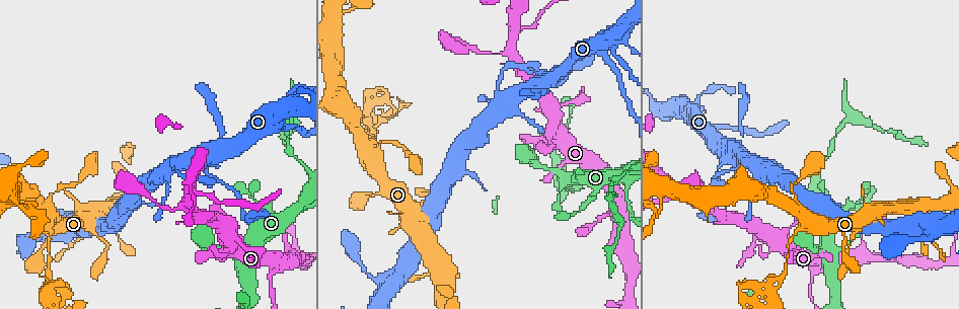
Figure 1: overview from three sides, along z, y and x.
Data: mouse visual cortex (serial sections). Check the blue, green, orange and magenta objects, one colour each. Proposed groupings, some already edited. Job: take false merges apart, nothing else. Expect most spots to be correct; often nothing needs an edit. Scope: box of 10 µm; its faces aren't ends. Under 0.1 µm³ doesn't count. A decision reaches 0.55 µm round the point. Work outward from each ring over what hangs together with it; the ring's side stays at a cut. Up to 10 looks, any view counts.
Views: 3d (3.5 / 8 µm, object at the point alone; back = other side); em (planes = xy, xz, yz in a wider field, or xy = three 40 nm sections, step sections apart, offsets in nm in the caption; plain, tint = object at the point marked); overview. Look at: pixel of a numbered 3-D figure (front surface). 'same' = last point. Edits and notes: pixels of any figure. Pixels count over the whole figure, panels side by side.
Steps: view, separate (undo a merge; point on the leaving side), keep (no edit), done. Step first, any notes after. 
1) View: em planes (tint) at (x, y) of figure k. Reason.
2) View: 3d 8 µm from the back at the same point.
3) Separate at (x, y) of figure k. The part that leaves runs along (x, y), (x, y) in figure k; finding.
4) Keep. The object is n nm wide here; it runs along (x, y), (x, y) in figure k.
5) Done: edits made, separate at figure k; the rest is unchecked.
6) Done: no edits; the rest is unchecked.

View: 3d 3.5 µm at (207, 157) of figure 1.

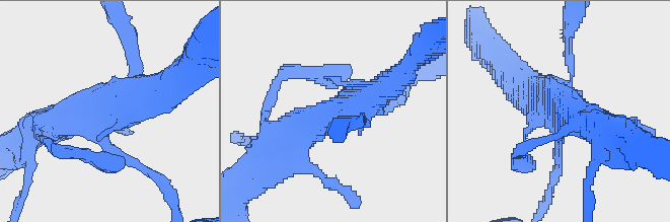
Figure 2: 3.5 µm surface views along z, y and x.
View: em xy step 1 (tint) at (559, 109) of figure 2.

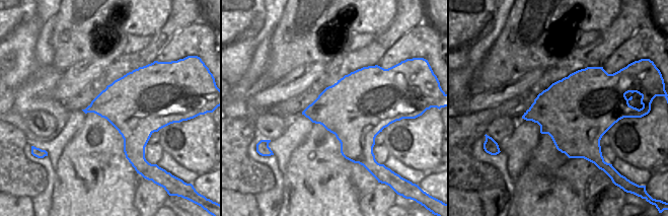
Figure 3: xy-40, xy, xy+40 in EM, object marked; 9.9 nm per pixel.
View: em xy step 2 (tint) at the same point. Cut it another way.

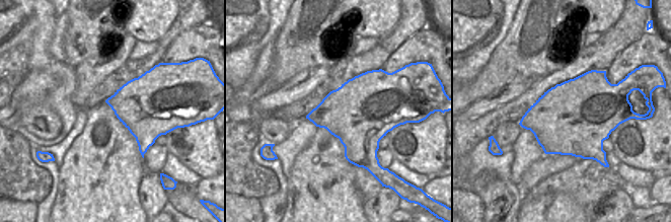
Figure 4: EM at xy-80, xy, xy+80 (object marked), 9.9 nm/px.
Keep. It runs along (388, 85), (307, 124), (277, 150) in figure 2; all the same cell.

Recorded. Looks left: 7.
View: 3d 3.5 µm at (802, 228) of figure 1. Four arms meet.

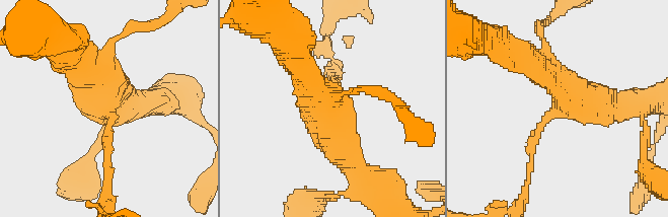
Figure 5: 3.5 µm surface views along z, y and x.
View: em xy step 3 (tint) at (107, 107) of figure 5. 4 arms meet here; the arms are 150, 200, 350, 450 nm wide.

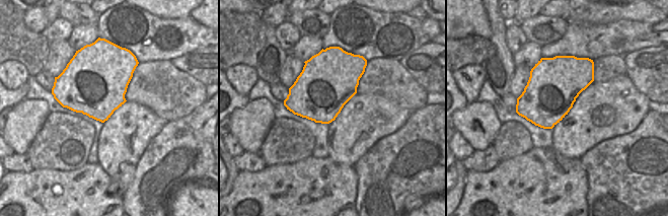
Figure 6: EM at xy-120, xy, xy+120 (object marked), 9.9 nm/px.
View: em planes (tint) at the same point.

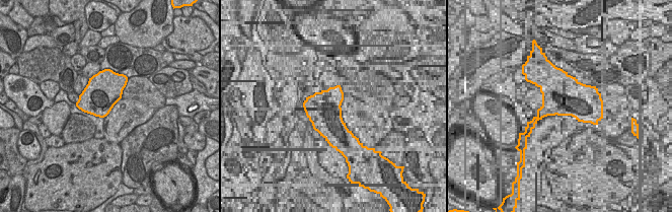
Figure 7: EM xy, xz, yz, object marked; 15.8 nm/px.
Separate at (107, 155) of figure 5. The part that leaves runs along (110, 124), (104, 140), (104, 208) in figure 5; a second cell is stuck on.

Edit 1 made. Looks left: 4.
View: overview. Redraw.

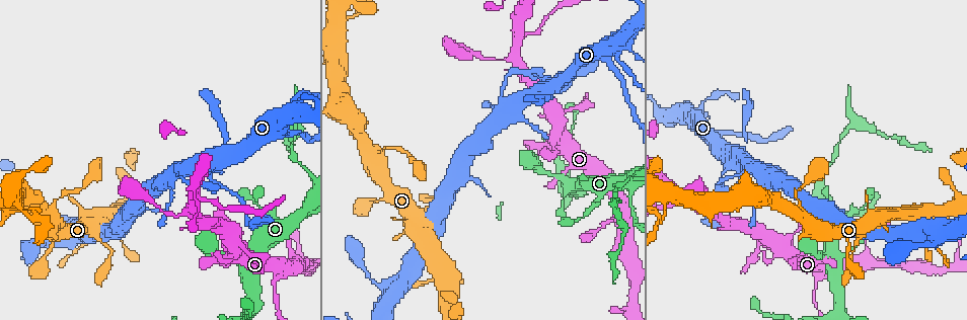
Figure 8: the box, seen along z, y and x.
View: 3d 3.5 µm at (343, 15) of figure 8. Side arm on a straight run.

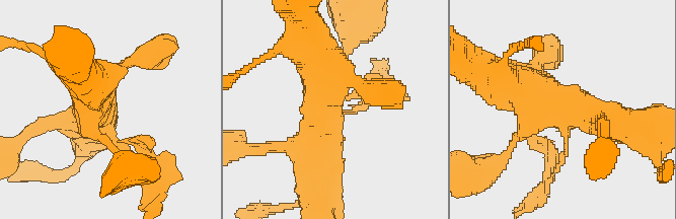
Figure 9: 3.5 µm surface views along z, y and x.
View: em xy step 5 (tint) at (566, 127) of figure 9. 3 arms meet here; the arms are 100, 500, 600 nm wide.

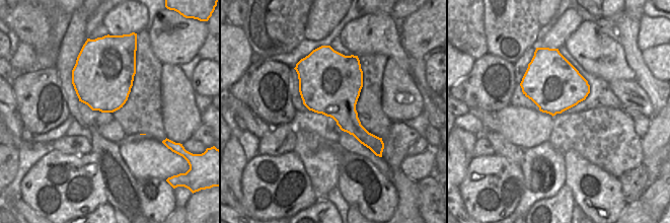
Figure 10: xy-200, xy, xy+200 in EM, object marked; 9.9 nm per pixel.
Keep. The object is 550 nm wide here; it runs along (631, 127), (548, 105), (528, 74) in figure 9; all the same cell.

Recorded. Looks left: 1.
Done: edits made, separate at figure 5; the rest is unchecked.

